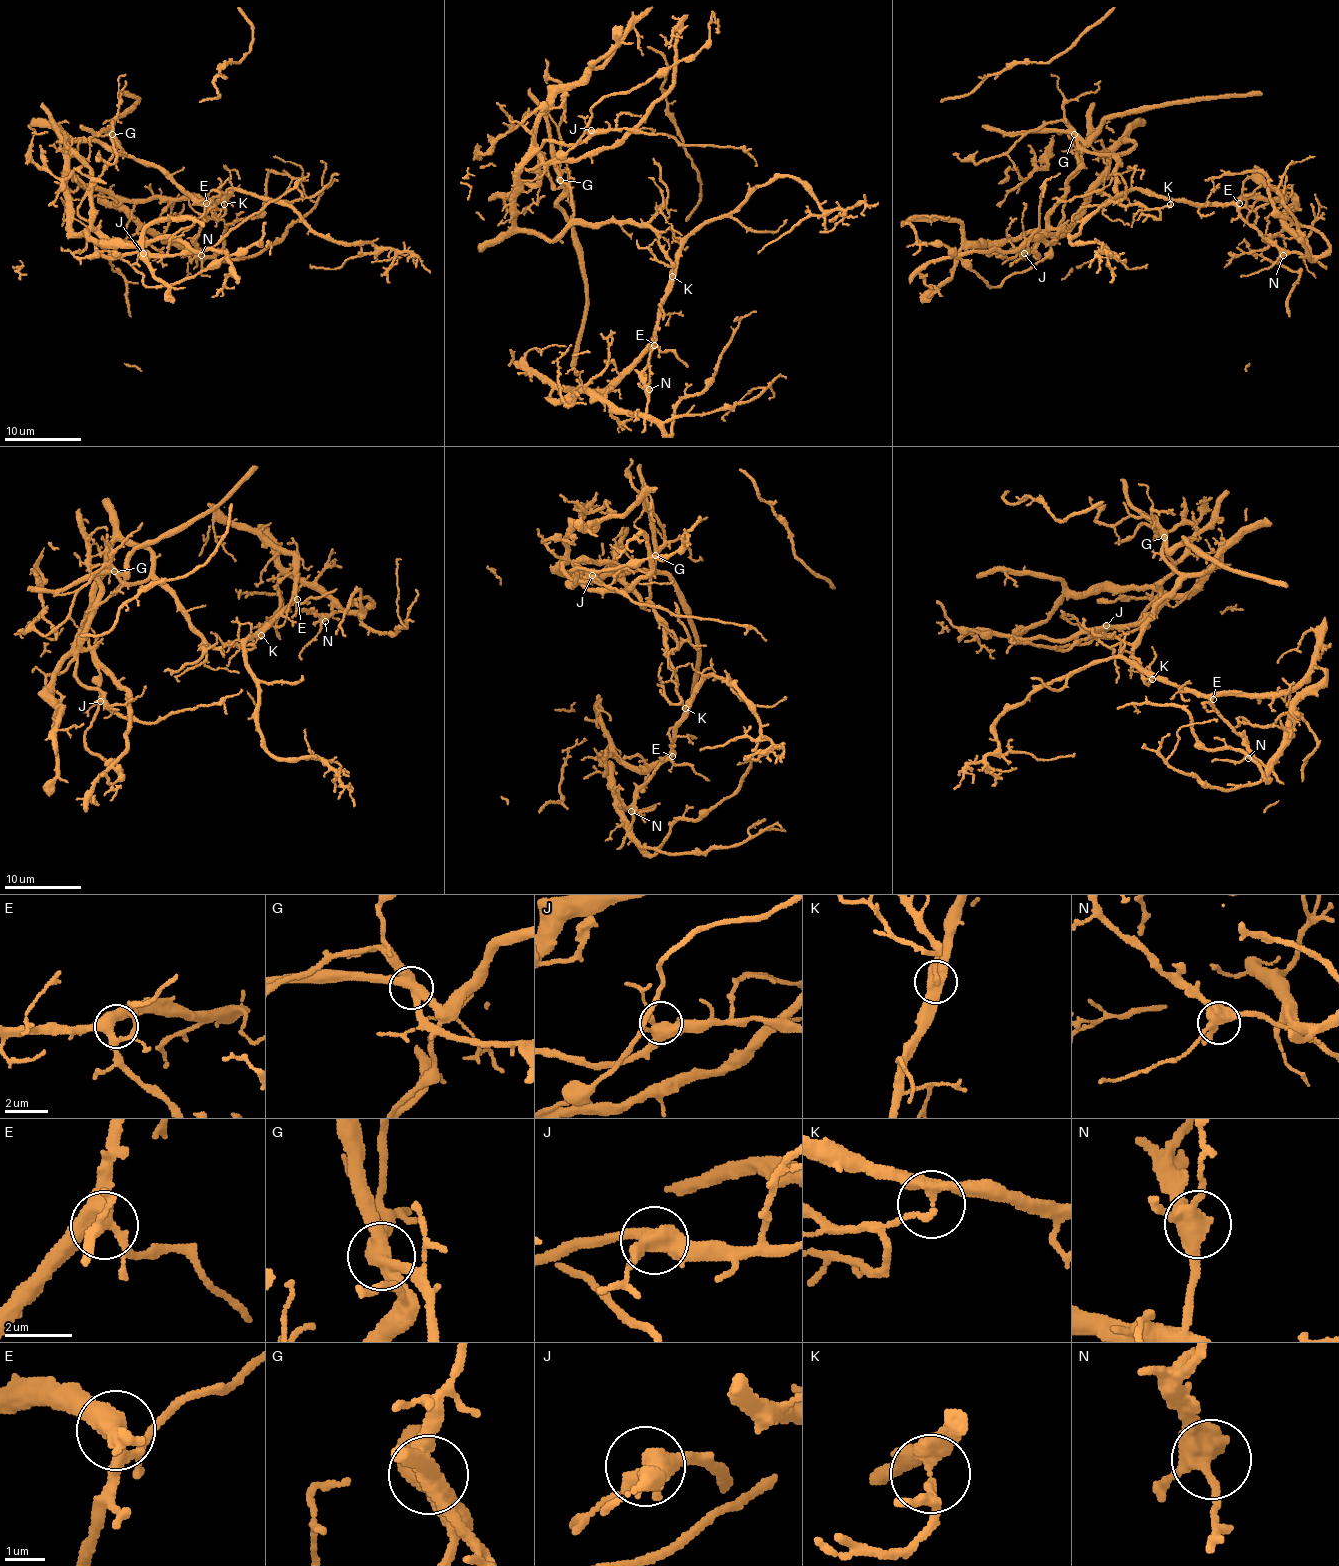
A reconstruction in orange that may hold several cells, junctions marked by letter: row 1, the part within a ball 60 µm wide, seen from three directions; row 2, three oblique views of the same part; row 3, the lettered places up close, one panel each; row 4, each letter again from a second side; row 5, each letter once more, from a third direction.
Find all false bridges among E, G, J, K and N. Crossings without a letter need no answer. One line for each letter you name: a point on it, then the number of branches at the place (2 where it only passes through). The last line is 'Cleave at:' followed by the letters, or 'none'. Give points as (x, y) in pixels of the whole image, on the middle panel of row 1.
G: at (560, 180); 4 branches meet
K: at (672, 276); 3 branches meet
Cleave at: G, K

